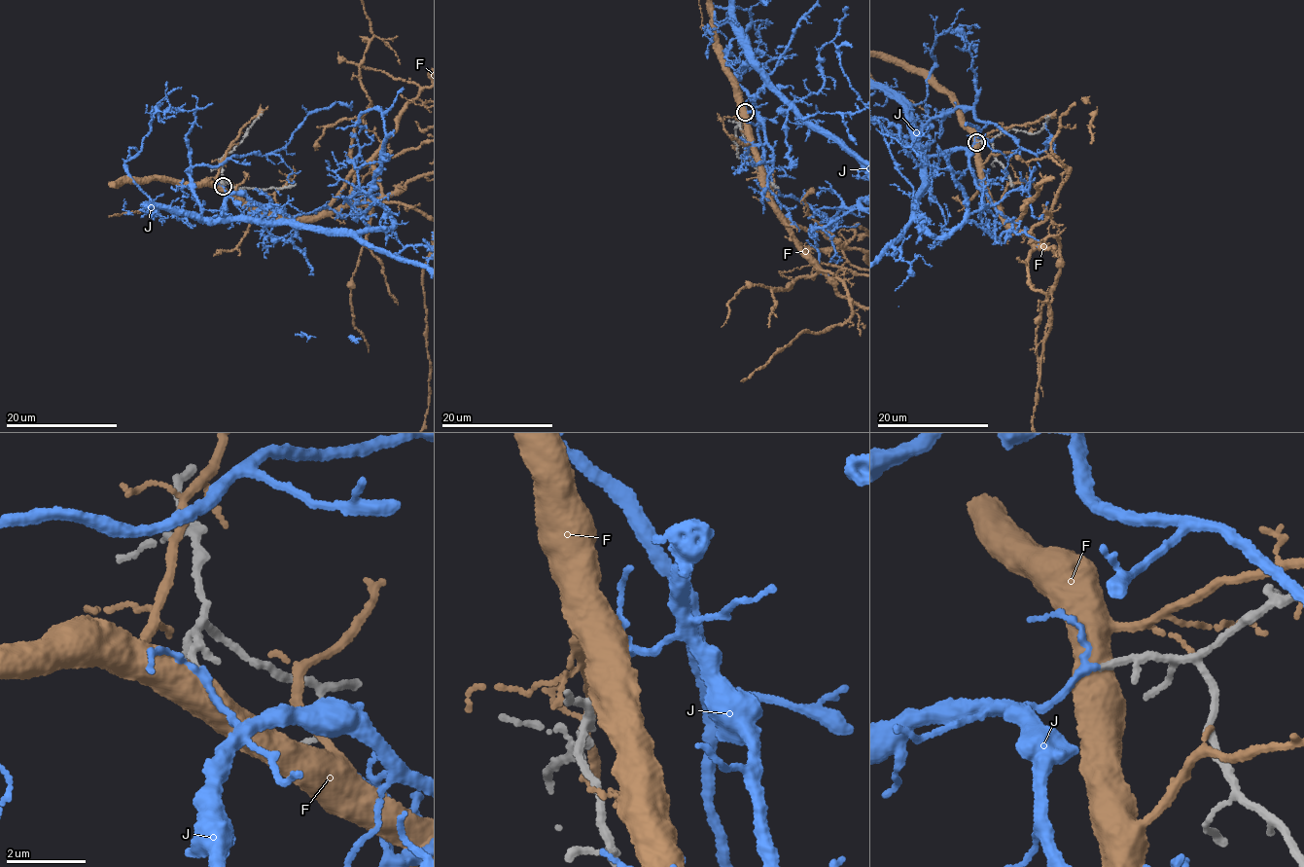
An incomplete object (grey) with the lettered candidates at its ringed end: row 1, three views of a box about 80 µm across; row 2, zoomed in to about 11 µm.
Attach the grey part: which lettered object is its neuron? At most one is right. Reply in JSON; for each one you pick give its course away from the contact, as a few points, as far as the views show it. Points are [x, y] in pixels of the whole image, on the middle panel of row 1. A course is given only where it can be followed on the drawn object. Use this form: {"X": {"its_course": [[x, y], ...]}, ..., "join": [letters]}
{"join": ["J"]}

